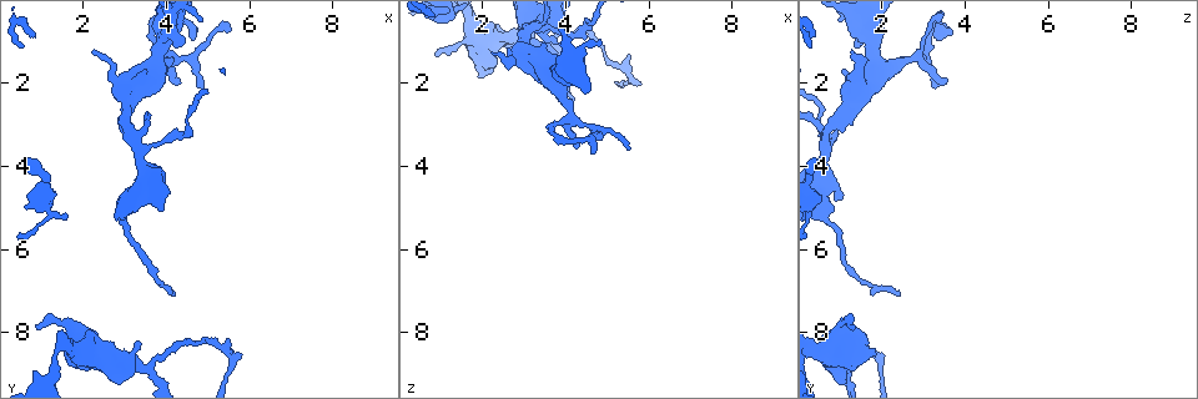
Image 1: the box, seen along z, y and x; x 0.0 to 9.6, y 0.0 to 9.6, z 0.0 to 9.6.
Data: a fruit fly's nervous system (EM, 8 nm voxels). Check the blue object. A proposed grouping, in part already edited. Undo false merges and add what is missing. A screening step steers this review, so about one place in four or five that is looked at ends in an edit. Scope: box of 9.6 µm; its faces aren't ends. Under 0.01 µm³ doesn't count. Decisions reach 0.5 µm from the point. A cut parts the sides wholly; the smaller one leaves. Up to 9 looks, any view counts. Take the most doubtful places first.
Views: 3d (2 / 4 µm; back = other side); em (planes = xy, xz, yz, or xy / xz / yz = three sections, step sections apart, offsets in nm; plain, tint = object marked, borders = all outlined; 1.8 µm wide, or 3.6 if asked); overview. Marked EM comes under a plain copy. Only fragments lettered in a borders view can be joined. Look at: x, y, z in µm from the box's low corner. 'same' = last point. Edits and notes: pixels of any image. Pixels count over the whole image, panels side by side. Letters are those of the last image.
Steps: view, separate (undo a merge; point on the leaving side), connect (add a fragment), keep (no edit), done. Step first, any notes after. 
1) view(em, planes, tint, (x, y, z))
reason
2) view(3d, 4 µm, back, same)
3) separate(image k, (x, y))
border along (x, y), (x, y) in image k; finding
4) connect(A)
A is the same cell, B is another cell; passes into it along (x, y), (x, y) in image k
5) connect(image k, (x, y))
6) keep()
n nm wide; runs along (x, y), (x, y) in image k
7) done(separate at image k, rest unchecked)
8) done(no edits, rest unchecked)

view(3d, 4 µm, (1.80, 8.45, 0.70))
sharp bend

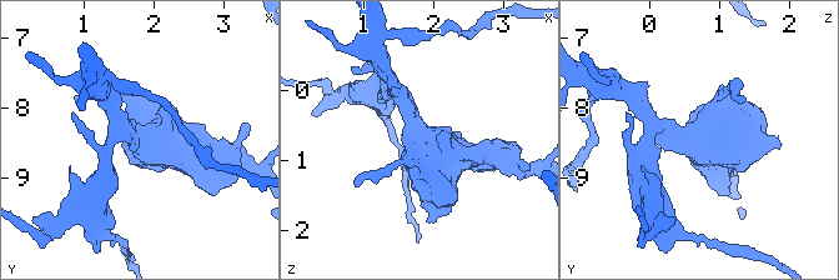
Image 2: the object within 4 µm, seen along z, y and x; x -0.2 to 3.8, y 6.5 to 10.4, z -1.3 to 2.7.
view(em, 3.6 µm, planes, borders, (1.85, 8.40, 0.60))
shape alone is not enough

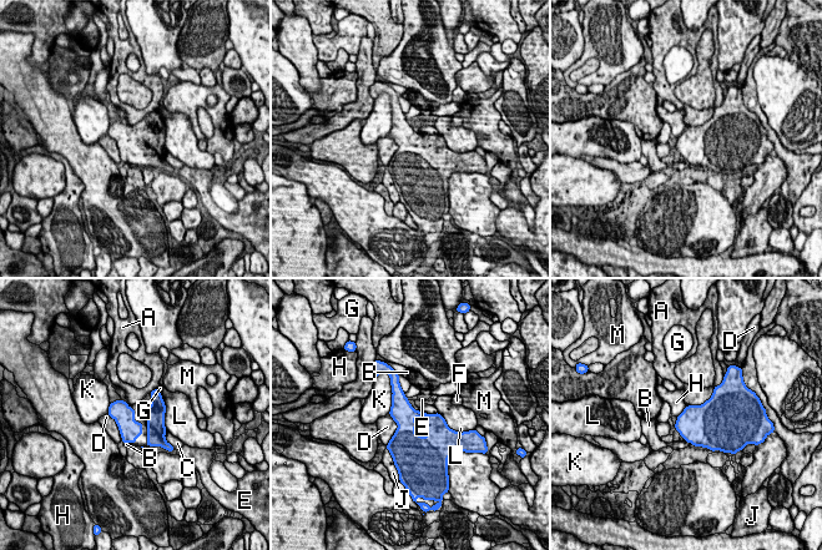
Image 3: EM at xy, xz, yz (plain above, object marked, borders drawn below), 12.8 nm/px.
keep()
A, B, C, D, E, F, G, H, J, K, L and M are other cells; runs along (112, 405), (159, 440) in image 3; all the same cell

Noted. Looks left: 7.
view(em, xz, step 8, tint, (3.30, 3.60, 0.60))
arms part here

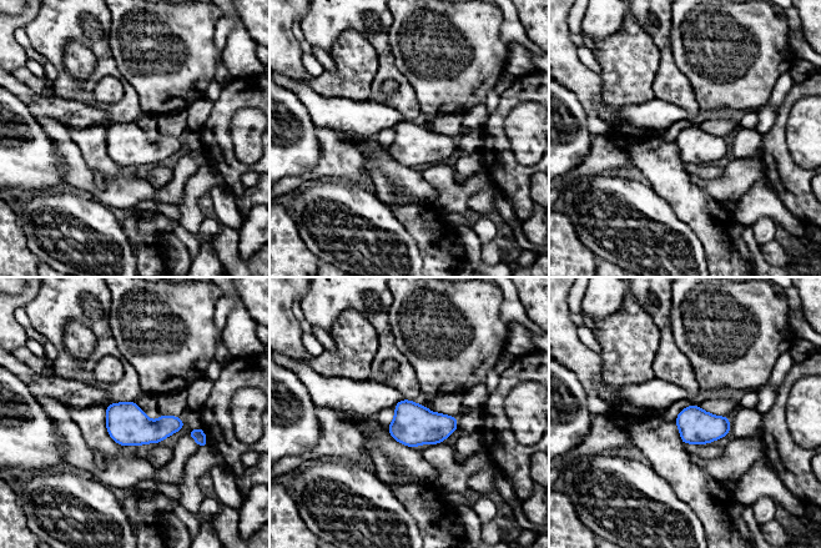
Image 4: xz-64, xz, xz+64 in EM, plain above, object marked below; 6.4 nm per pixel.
view(em, planes, tint, same)
cut it another way

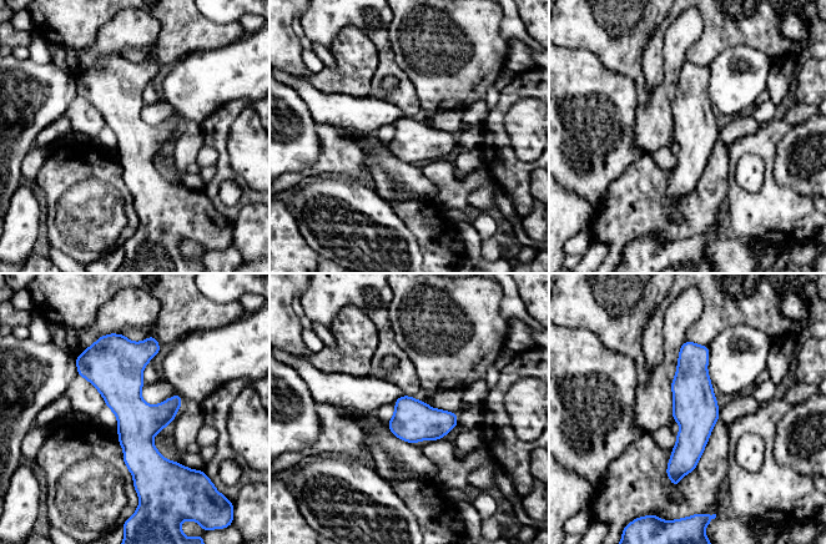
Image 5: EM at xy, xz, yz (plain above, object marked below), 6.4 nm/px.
view(em, planes, borders, same)

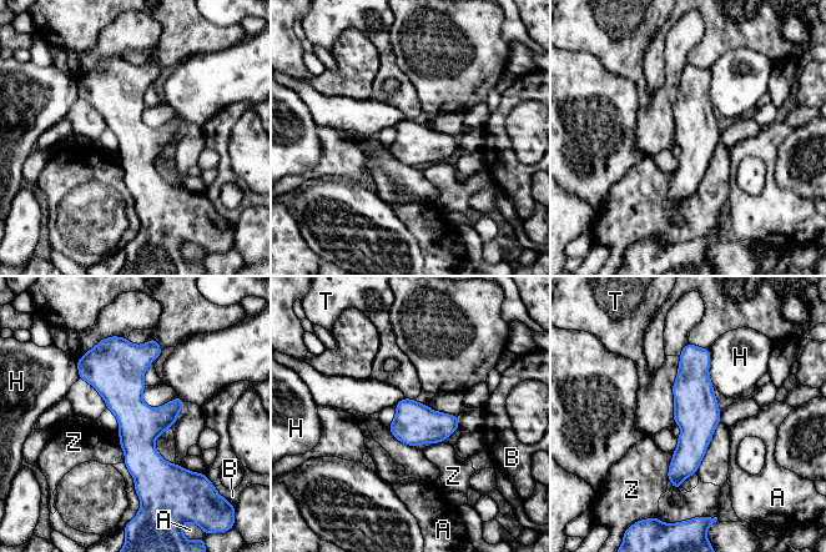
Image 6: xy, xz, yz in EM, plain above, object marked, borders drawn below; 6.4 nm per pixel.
keep()
A, B, H, T and Z are other cells; border along (680, 357), (673, 385), (674, 422) in image 6; continuous, no second cell

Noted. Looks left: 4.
view(3d, 4 µm, (3.45, 8.85, 1.10))
sudden change in width

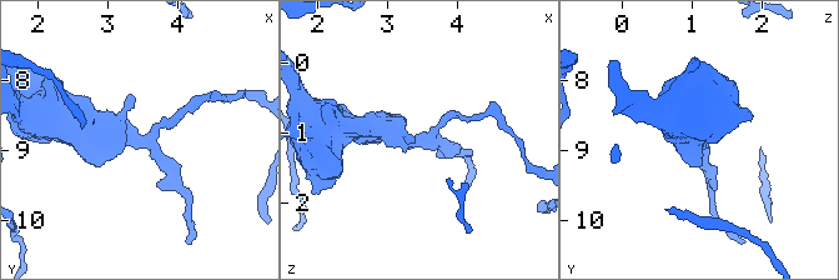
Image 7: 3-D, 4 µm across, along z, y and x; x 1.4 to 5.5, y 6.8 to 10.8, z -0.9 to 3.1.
view(em, planes, borders, (3.50, 8.85, 1.15))

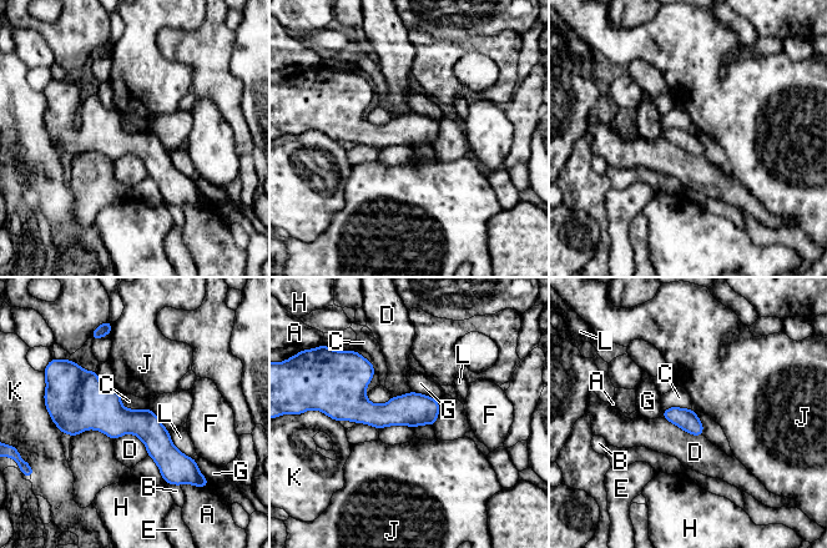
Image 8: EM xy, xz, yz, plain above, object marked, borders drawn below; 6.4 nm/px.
keep()
140 nm wide; A, B, C, D, E, F, G, H, J, K and L are other cells; all the same cell

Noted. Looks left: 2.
view(em, yz, step 4, borders, (4.60, 0.75, 3.70))
tapers out

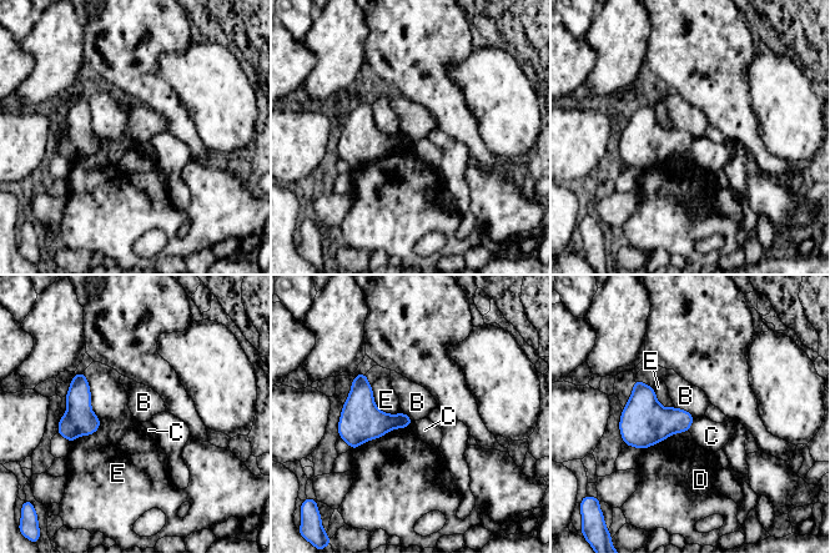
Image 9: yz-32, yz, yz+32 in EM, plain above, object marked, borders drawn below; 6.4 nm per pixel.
view(em, xy, step 16, borders, same)

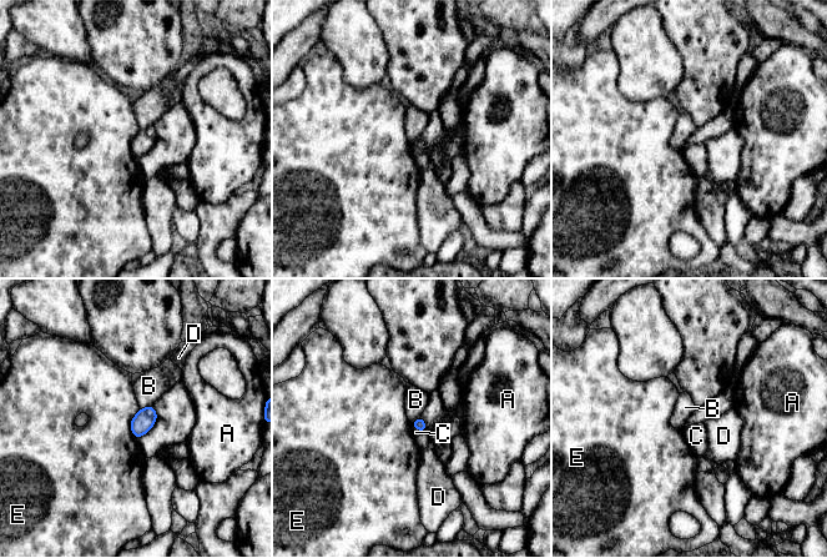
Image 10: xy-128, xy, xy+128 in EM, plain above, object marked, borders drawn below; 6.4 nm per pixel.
keep()
70 nm wide; A, B, C, D and E are other cells; border along (152, 405), (140, 410) in image 10; none of them fits

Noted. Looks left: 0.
done(no edits, rest unchecked)

